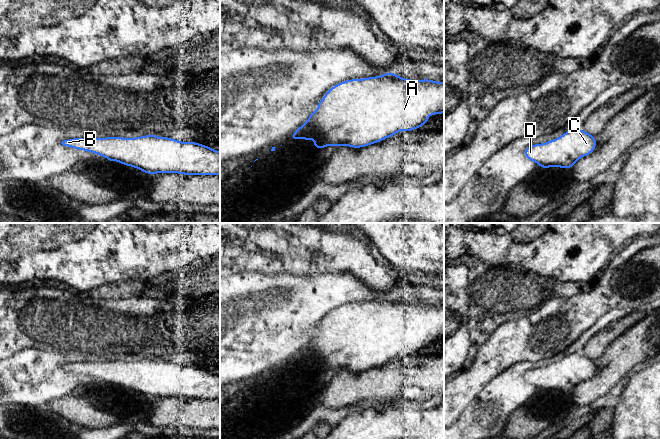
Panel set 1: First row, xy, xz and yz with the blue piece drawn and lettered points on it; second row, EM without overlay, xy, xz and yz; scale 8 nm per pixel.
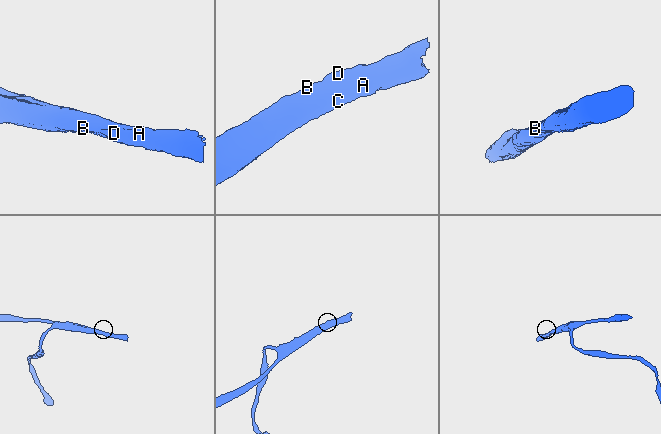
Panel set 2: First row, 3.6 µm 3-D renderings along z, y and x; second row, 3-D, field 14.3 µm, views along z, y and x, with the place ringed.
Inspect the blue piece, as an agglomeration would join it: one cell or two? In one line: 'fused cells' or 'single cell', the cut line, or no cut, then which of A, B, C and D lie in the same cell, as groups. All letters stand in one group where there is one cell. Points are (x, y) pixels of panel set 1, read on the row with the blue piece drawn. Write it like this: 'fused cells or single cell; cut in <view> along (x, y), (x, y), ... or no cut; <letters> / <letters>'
single cell; no cut; A B C D

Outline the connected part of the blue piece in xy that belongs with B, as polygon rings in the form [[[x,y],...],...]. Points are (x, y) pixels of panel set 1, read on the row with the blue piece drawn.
[[[145,135],[136,138],[74,138],[62,145],[96,153],[146,174],[220,175],[220,152],[196,142]]]

